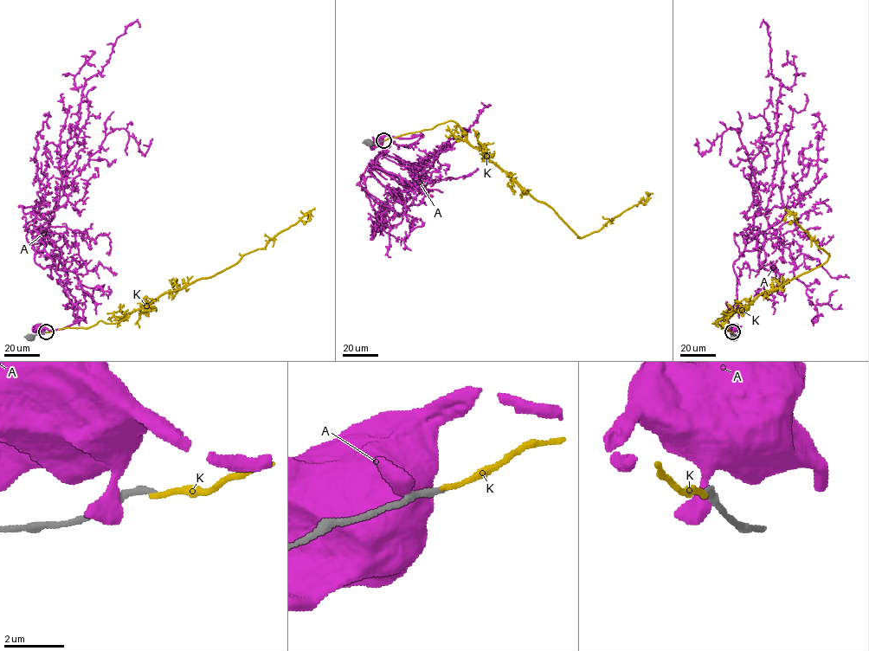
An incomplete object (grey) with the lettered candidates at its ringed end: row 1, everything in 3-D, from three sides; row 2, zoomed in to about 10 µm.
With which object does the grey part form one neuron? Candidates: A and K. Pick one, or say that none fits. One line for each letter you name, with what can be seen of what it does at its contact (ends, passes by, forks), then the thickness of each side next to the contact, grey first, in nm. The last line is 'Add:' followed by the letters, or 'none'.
Add: none

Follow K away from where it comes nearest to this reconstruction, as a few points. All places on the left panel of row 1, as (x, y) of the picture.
K: (46, 332), (116, 323), (263, 248), (308, 213), (307, 221)

